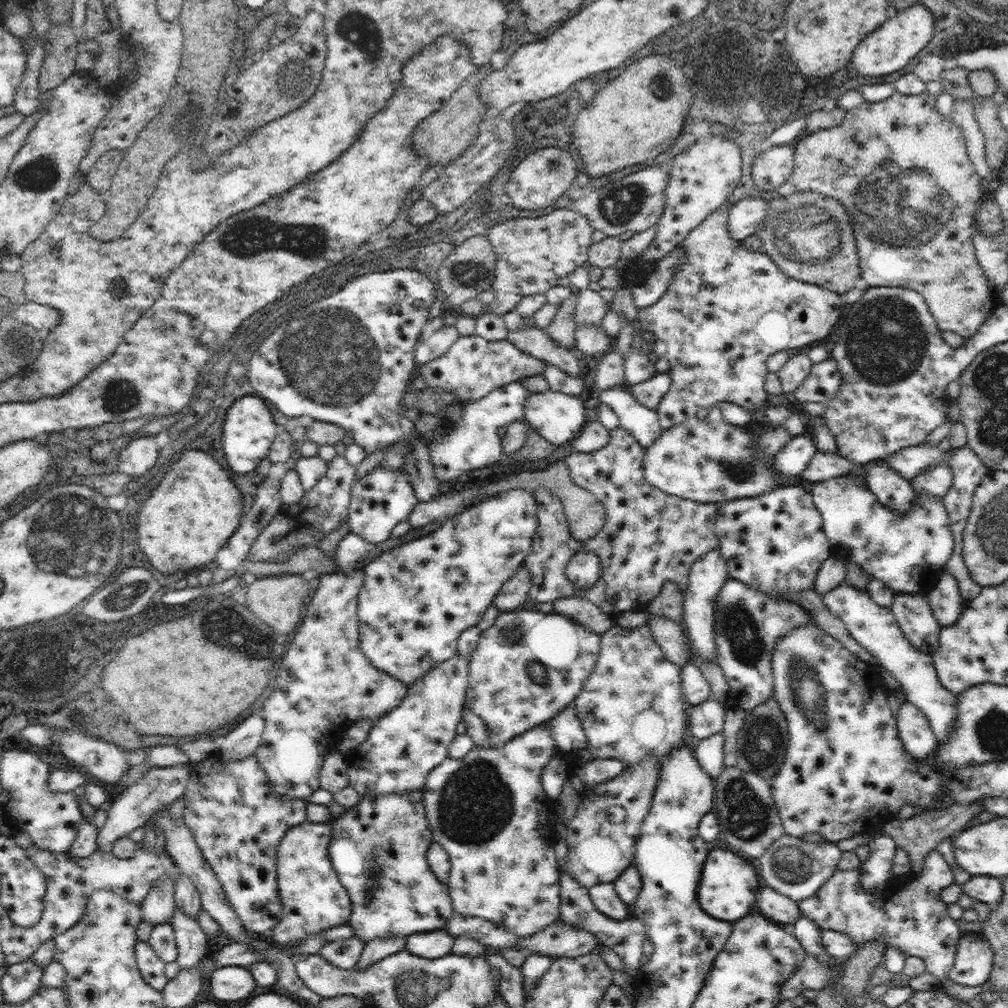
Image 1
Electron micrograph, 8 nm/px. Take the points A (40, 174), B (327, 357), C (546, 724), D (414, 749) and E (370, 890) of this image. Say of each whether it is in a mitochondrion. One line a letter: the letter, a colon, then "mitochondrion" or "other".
A: mitochondrion
B: mitochondrion
C: other
D: other
E: mitochondrion

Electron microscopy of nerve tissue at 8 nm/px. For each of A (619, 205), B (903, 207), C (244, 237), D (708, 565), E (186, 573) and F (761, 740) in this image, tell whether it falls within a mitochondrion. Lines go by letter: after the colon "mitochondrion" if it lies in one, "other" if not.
A: mitochondrion
B: mitochondrion
C: mitochondrion
D: other
E: other
F: mitochondrion

